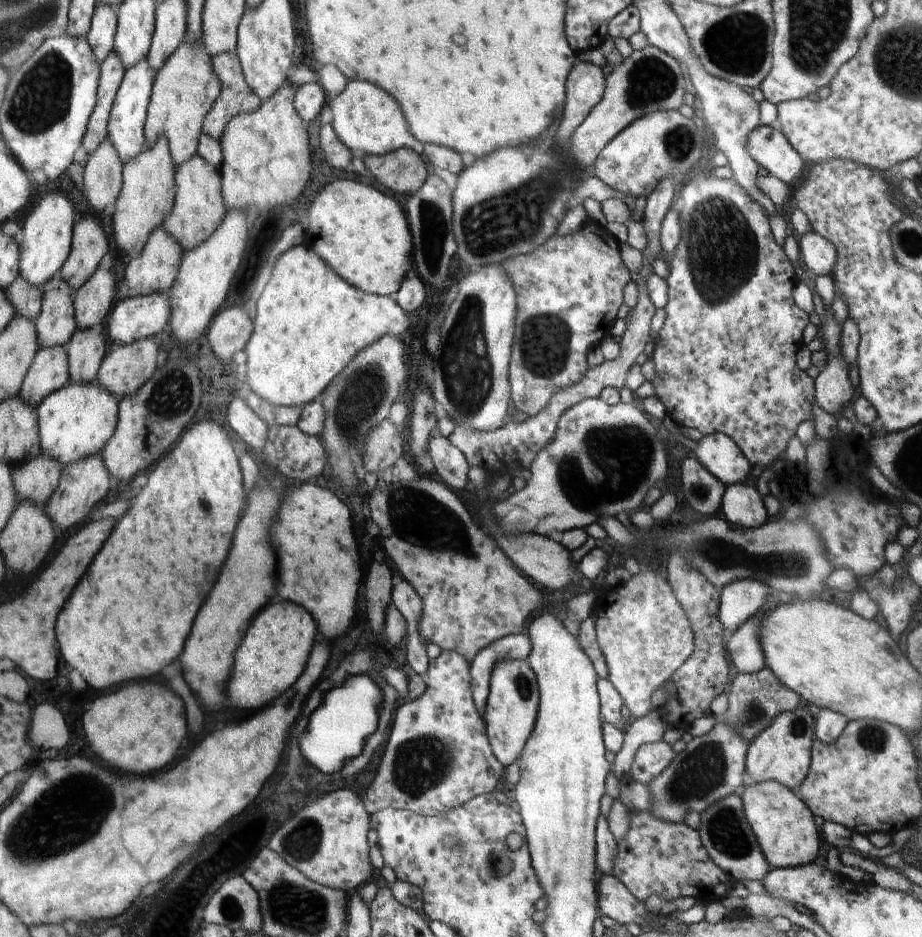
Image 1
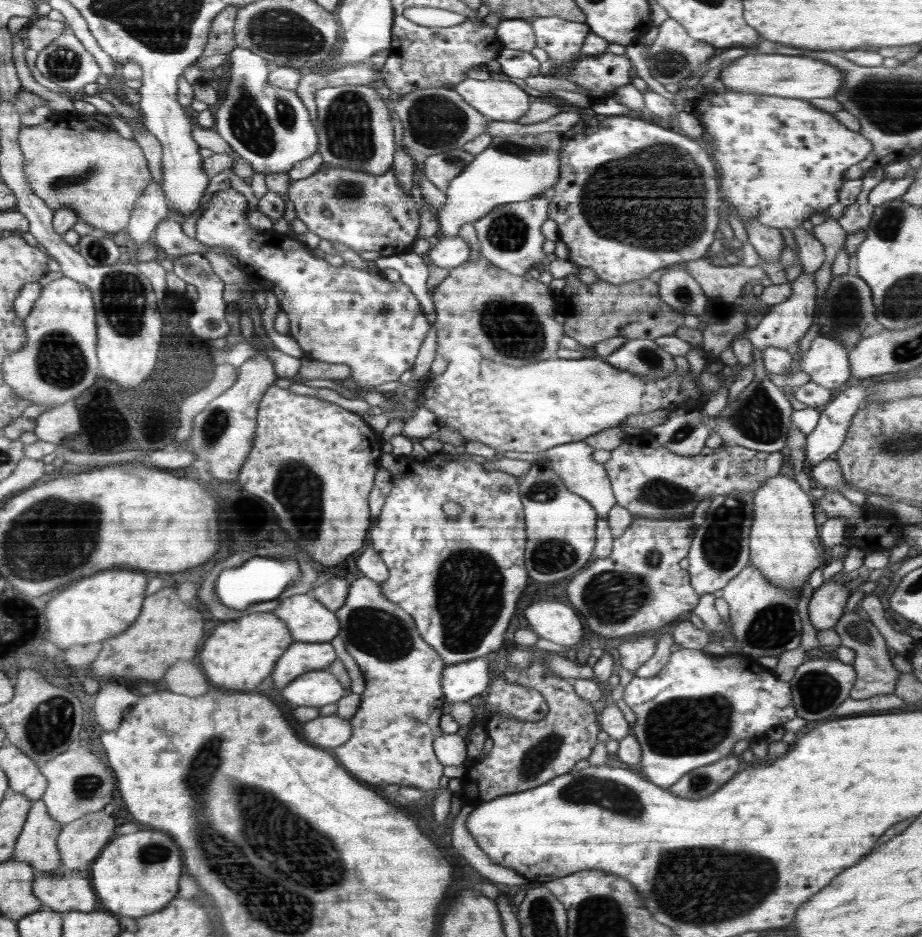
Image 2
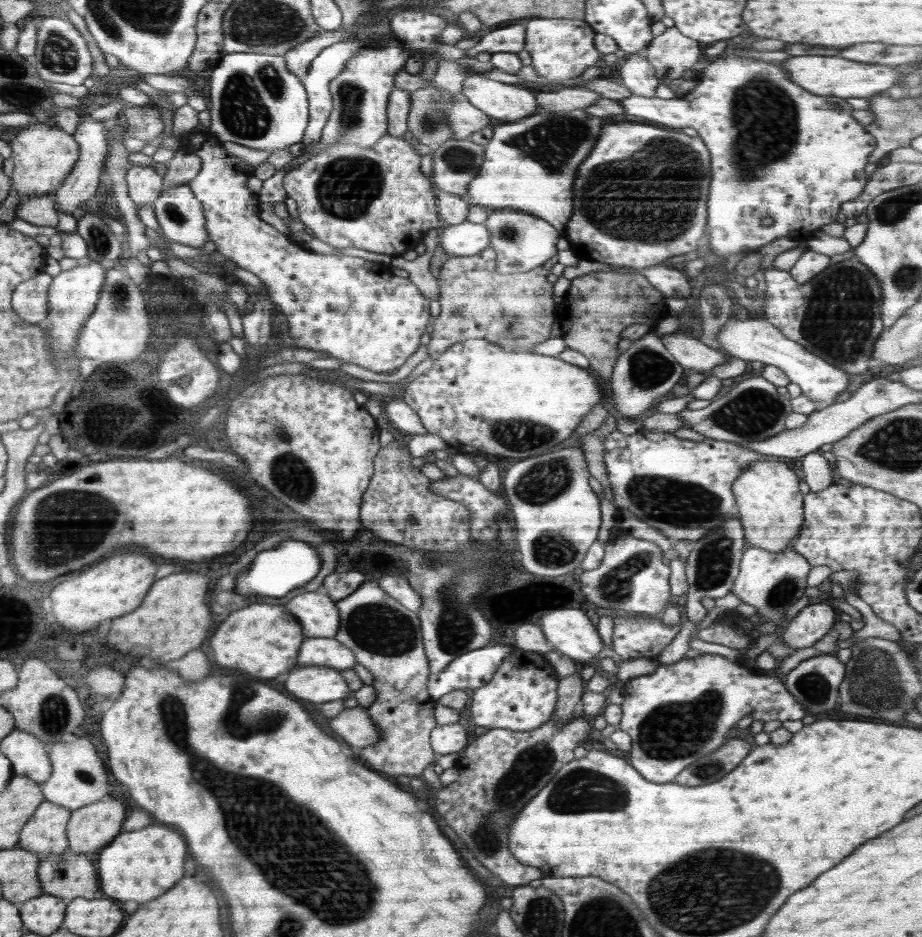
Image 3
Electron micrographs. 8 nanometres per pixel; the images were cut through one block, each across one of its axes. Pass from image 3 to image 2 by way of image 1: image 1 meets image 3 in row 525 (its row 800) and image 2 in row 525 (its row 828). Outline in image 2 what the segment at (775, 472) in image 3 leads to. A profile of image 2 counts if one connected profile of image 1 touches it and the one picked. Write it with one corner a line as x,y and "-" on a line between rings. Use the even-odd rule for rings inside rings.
780,474
765,480
765,483
752,494
755,509
749,534
749,564
756,567
771,584
800,590
799,598
804,582
809,579
810,574
817,568
825,566
824,546
821,544
819,536
820,526
817,526
814,521
812,499
800,489
800,485
796,483
795,479

